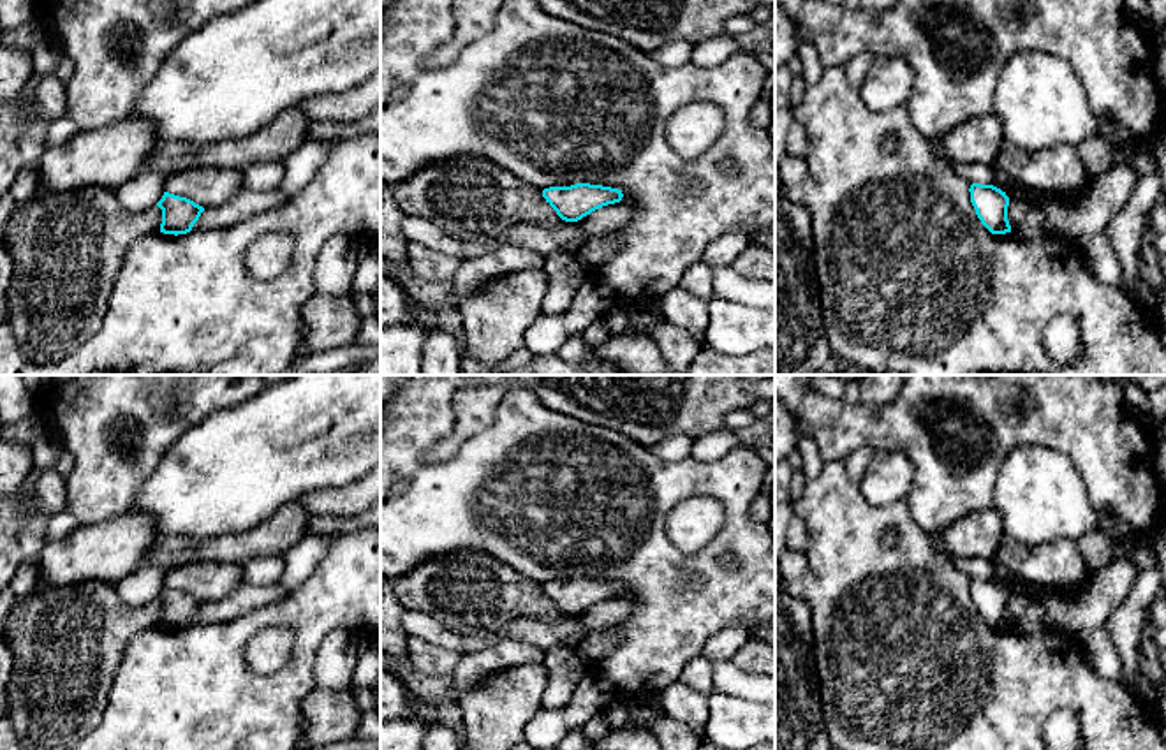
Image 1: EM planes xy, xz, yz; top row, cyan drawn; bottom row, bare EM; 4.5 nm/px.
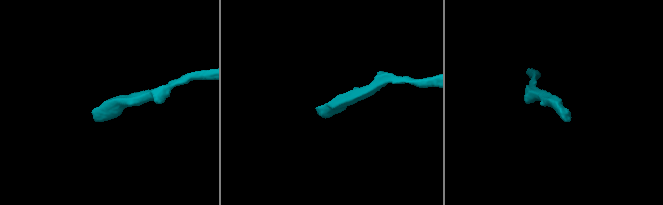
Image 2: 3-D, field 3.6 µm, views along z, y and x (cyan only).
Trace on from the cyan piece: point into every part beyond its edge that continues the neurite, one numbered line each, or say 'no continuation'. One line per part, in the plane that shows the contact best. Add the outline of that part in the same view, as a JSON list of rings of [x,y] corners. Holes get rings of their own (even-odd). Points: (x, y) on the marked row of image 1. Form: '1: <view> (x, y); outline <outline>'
no continuation

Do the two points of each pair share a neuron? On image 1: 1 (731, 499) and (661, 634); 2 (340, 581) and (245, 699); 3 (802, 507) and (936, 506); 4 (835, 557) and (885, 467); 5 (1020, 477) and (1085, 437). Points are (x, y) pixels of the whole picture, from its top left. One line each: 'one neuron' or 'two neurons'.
1: one neuron
2: one neuron
3: two neurons
4: two neurons
5: two neurons

